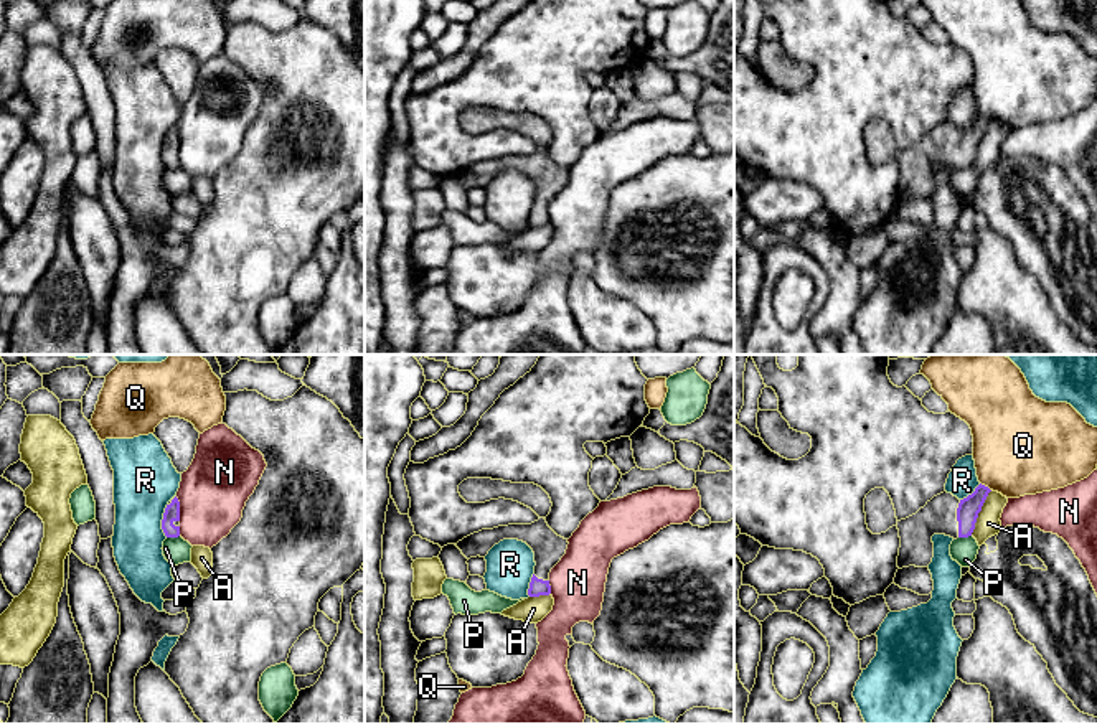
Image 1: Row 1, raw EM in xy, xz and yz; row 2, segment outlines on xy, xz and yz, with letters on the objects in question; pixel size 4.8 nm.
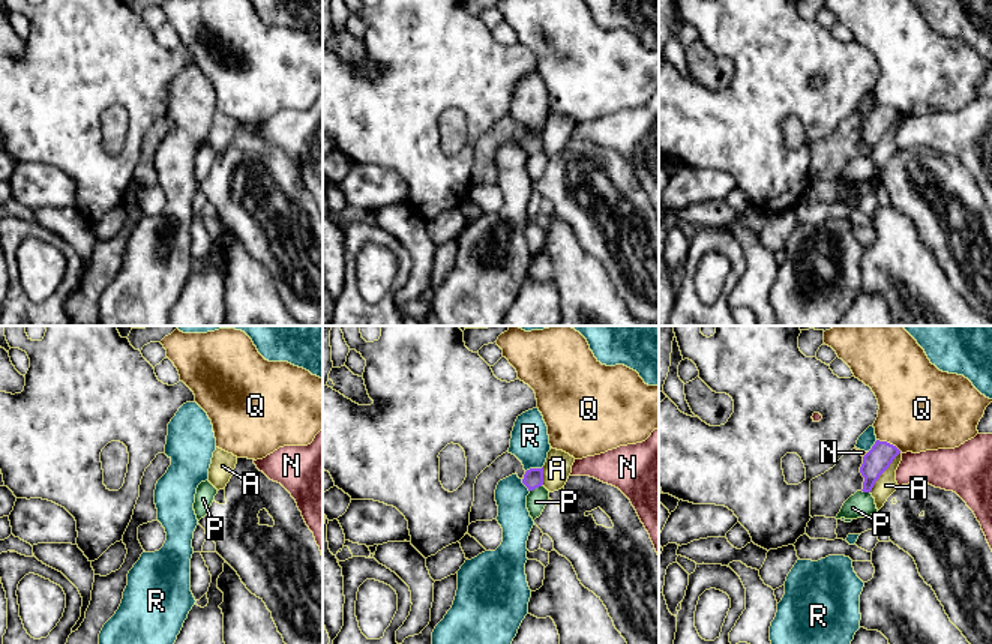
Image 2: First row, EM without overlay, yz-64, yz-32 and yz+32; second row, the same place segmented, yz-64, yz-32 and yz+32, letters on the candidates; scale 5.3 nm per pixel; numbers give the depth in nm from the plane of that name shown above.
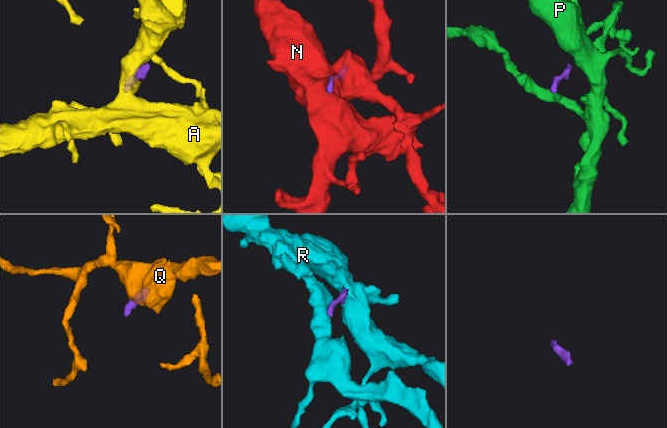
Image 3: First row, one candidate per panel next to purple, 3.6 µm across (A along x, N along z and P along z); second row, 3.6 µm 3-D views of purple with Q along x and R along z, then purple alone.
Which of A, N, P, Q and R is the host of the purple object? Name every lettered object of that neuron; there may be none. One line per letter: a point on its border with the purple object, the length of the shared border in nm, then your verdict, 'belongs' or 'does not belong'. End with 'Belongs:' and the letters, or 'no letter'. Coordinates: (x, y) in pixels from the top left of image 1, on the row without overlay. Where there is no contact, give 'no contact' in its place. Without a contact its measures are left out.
A: meets purple in yz at (979, 142); contact 240 nm long; does not belong
N: meets purple in xy at (178, 139); contact 120 nm long; does not belong
P: meets purple in xy at (172, 167); contact 70 nm long; does not belong
Q: meets purple in yz at (984, 116); contact 70 nm long; does not belong
R: meets purple in xy at (162, 150); contact 170 nm long; does not belong
Belongs: no letter

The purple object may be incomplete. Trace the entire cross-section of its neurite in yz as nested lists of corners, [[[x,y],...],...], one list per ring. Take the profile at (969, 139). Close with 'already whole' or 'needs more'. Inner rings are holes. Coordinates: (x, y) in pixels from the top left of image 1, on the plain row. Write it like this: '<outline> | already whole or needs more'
[[[982,114],[963,130],[944,122],[927,132],[916,145],[897,152],[901,168],[897,198],[929,198],[934,188],[934,165],[953,170],[972,167],[990,122]]] | needs more

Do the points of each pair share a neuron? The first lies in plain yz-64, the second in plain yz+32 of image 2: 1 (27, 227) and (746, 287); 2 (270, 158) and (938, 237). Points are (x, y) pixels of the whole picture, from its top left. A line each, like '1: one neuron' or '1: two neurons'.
1: two neurons
2: one neuron

